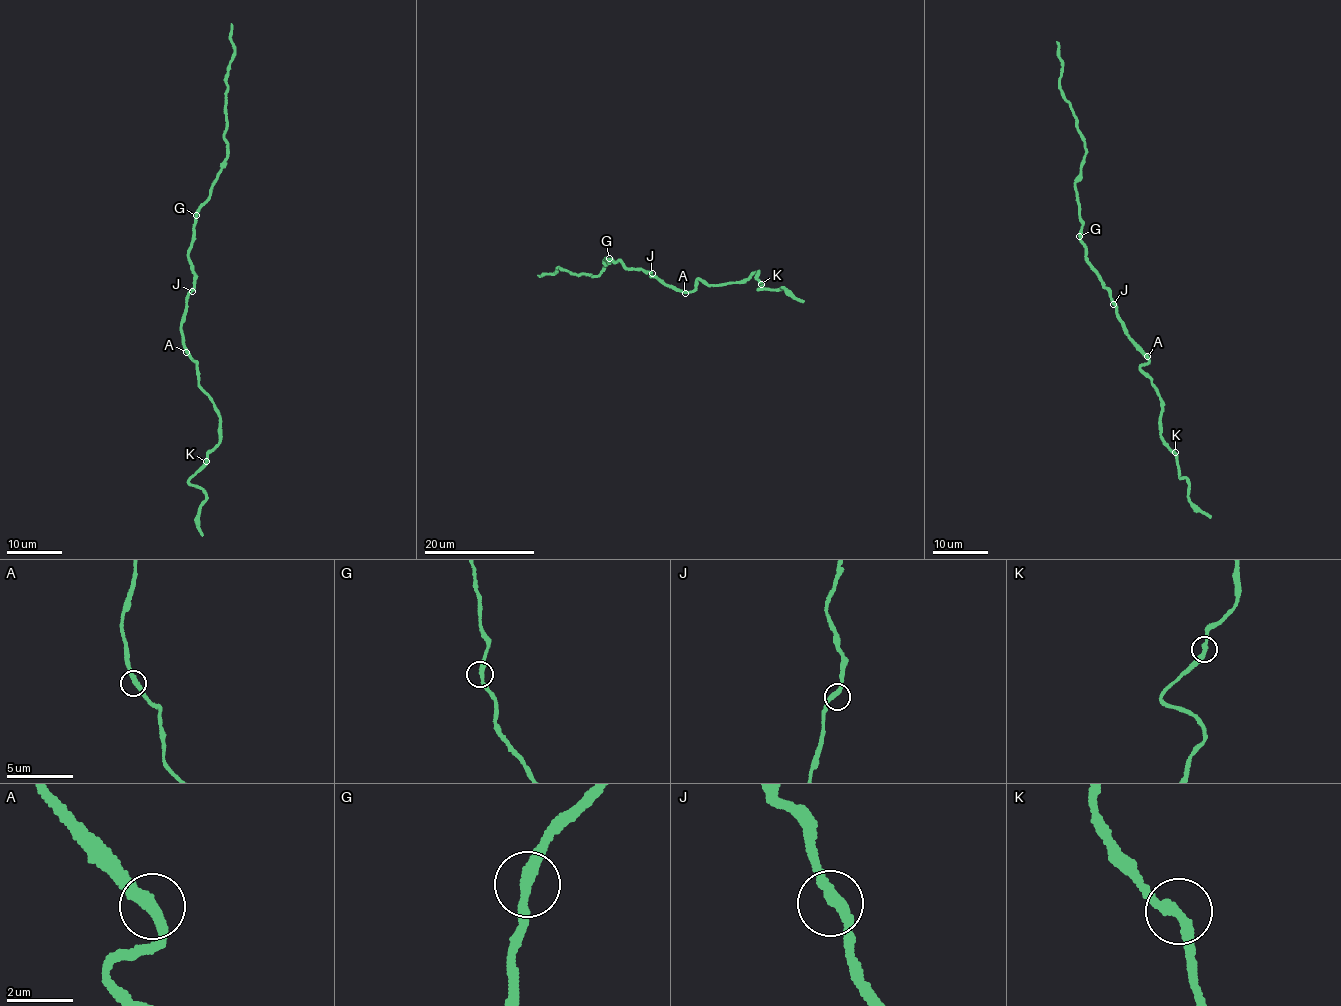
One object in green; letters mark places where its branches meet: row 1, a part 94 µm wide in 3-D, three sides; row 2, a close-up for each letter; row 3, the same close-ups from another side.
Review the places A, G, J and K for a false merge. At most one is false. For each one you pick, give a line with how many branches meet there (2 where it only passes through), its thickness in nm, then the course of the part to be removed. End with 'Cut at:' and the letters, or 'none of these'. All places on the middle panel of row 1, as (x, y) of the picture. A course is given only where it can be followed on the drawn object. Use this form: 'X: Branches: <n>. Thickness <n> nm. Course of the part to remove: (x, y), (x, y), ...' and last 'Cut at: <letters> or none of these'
Cut at: none of these

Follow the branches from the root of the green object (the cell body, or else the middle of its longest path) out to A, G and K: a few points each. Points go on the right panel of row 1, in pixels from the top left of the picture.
A: (1112, 302), (1128, 338), (1147, 356)
G: (1112, 302), (1111, 292), (1104, 287), (1101, 276), (1088, 260), (1086, 245), (1079, 236)
K: (1112, 302), (1128, 338), (1148, 362), (1140, 372), (1150, 380), (1160, 398), (1160, 433), (1175, 452)

